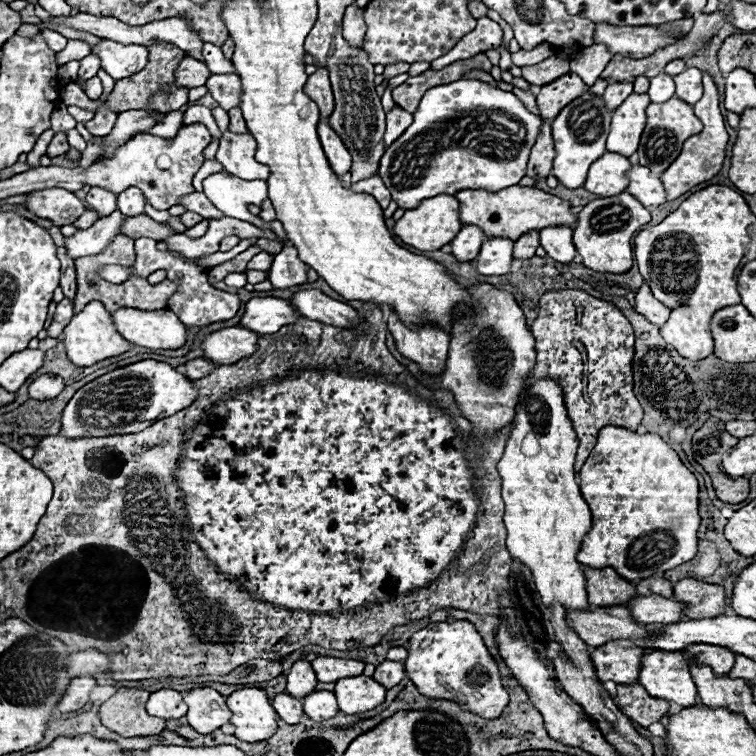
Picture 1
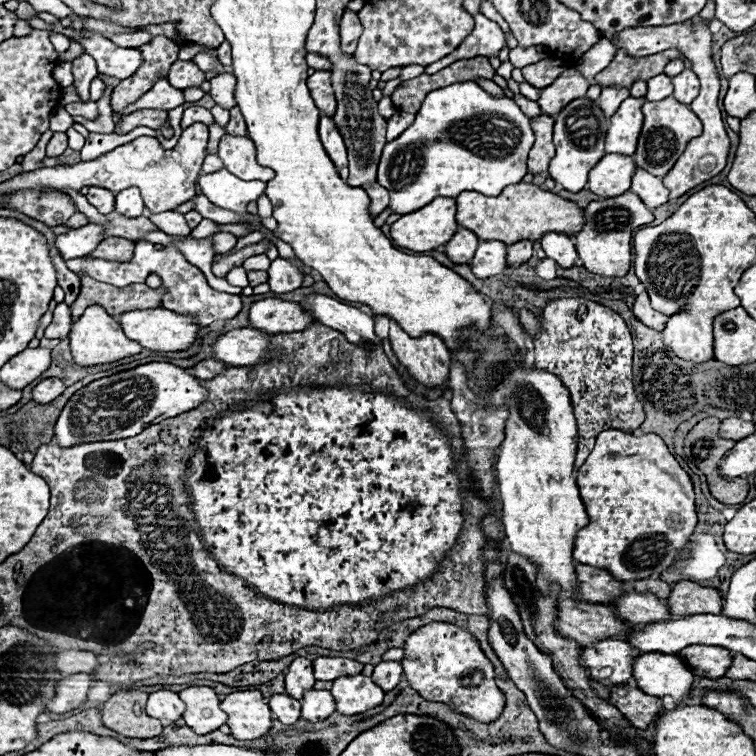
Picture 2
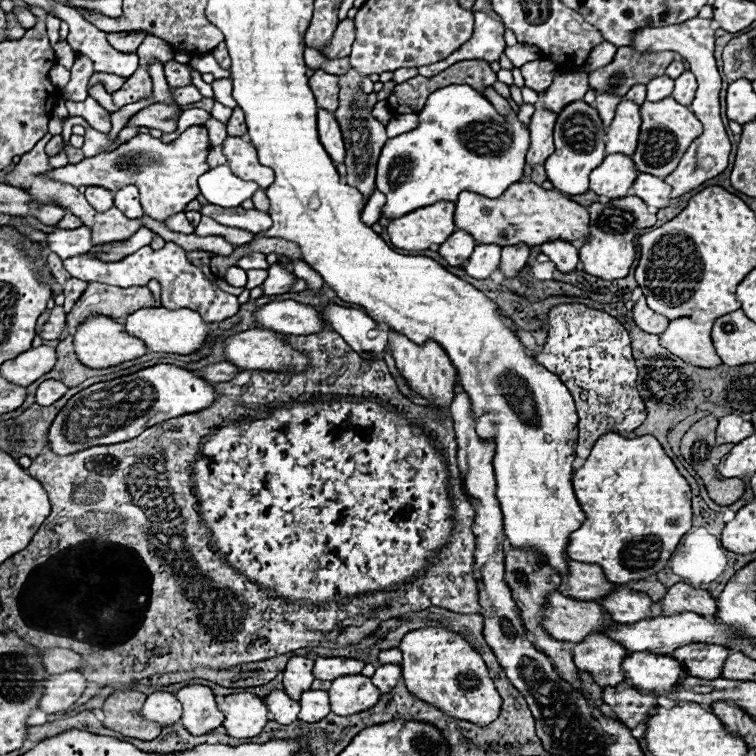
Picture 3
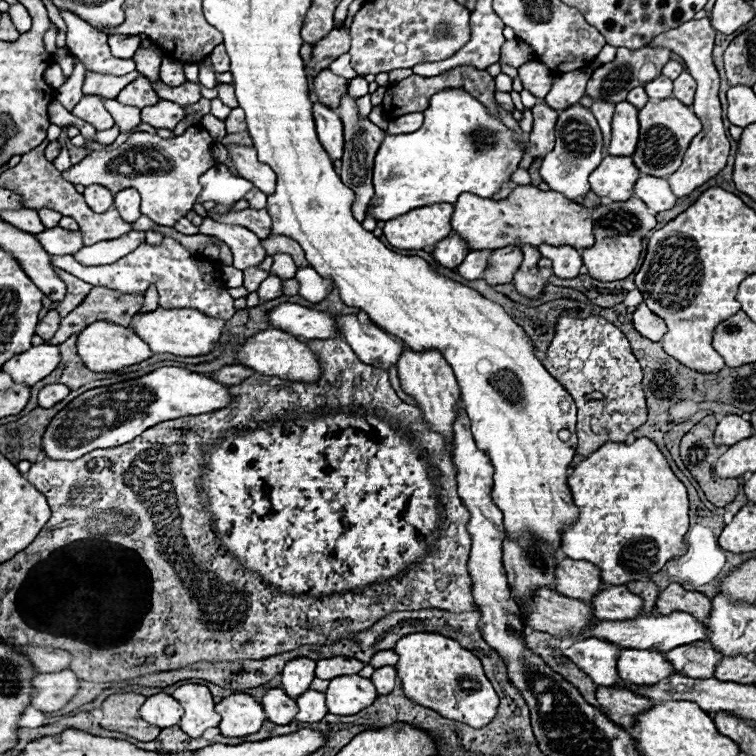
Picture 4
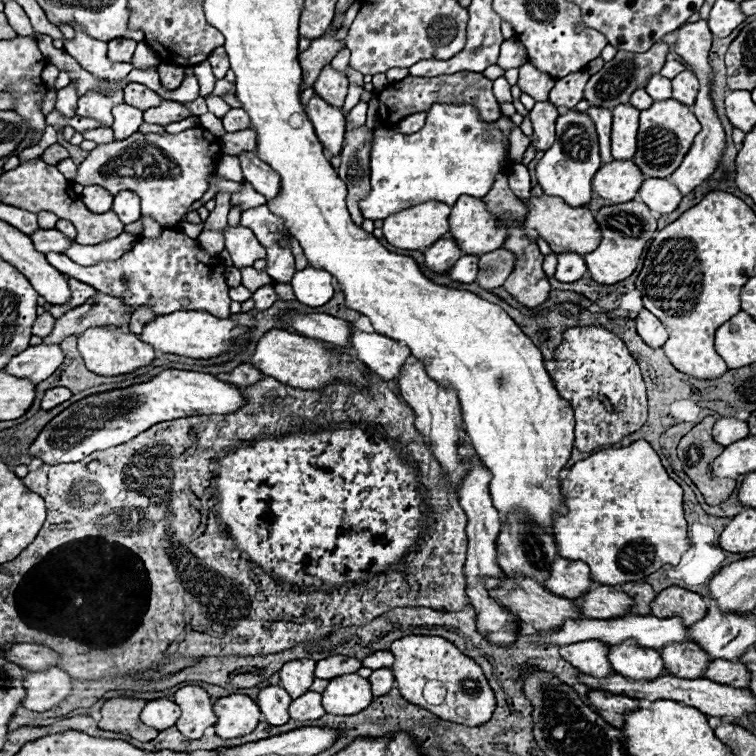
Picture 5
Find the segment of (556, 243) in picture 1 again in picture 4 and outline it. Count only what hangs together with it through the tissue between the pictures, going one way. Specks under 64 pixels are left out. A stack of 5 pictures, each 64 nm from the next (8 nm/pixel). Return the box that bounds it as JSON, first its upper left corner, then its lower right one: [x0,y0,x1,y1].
[538,244,582,278]

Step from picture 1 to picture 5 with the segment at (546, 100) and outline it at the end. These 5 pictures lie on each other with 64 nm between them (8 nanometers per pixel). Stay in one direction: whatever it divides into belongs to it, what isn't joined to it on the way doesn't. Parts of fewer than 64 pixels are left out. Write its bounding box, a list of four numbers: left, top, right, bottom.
[548,70,590,110]

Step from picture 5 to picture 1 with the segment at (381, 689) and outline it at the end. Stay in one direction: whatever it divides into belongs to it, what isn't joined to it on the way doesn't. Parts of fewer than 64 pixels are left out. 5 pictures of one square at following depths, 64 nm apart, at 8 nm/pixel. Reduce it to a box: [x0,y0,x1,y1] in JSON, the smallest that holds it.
[372,660,404,690]

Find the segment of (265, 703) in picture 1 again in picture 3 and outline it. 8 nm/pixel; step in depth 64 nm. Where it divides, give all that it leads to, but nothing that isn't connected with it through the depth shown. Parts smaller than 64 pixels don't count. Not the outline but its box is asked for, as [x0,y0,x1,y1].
[218,692,268,738]

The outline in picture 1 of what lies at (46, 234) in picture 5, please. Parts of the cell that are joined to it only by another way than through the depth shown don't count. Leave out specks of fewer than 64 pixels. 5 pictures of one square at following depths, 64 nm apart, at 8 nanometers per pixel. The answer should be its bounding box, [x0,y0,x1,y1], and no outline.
[64,210,124,258]

